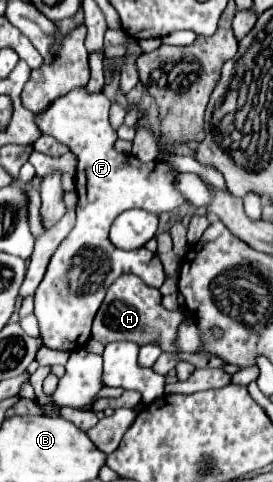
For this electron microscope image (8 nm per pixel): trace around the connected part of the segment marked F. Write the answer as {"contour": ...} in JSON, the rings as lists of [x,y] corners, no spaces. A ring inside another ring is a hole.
{"contour":[[[80,86],[80,88],[74,88],[70,94],[60,96],[58,100],[50,102],[42,112],[38,112],[34,116],[34,122],[44,136],[56,138],[58,142],[68,146],[78,156],[76,192],[78,192],[80,200],[78,200],[78,208],[76,208],[76,224],[74,224],[72,232],[60,242],[56,252],[52,254],[48,270],[34,294],[34,316],[38,318],[38,324],[40,324],[40,336],[42,336],[44,344],[54,350],[72,352],[74,348],[82,348],[88,342],[92,320],[94,320],[108,288],[120,276],[136,274],[138,278],[142,278],[144,284],[148,284],[152,288],[160,288],[164,284],[162,262],[154,252],[150,252],[146,248],[126,252],[126,250],[116,248],[108,240],[108,228],[110,228],[112,220],[130,208],[142,208],[142,210],[148,210],[148,212],[160,216],[162,212],[172,212],[174,208],[184,204],[184,196],[176,188],[176,180],[178,180],[180,172],[174,168],[174,164],[162,162],[162,160],[142,162],[132,154],[118,154],[114,150],[116,132],[112,130],[112,126],[108,122],[108,110],[110,110],[110,100],[102,92],[92,94],[86,90],[86,86]]]}

